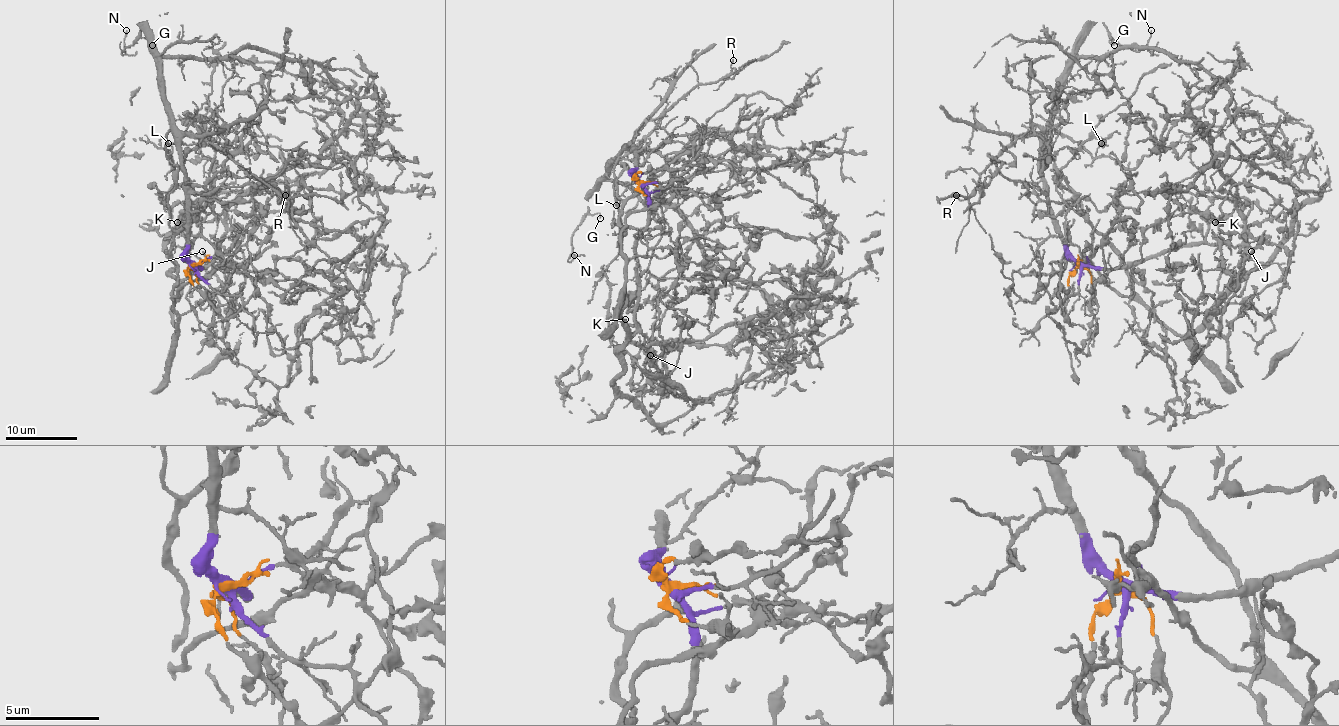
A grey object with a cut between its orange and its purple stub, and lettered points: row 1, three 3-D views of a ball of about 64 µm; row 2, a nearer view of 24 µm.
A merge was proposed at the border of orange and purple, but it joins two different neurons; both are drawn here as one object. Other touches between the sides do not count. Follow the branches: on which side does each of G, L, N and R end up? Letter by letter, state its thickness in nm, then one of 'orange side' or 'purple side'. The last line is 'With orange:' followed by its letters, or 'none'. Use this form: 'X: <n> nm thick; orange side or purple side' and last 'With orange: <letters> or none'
G: 120 nm thick; purple side
L: 110 nm thick; purple side
N: 140 nm thick; purple side
R: 160 nm thick; purple side
With orange: none

